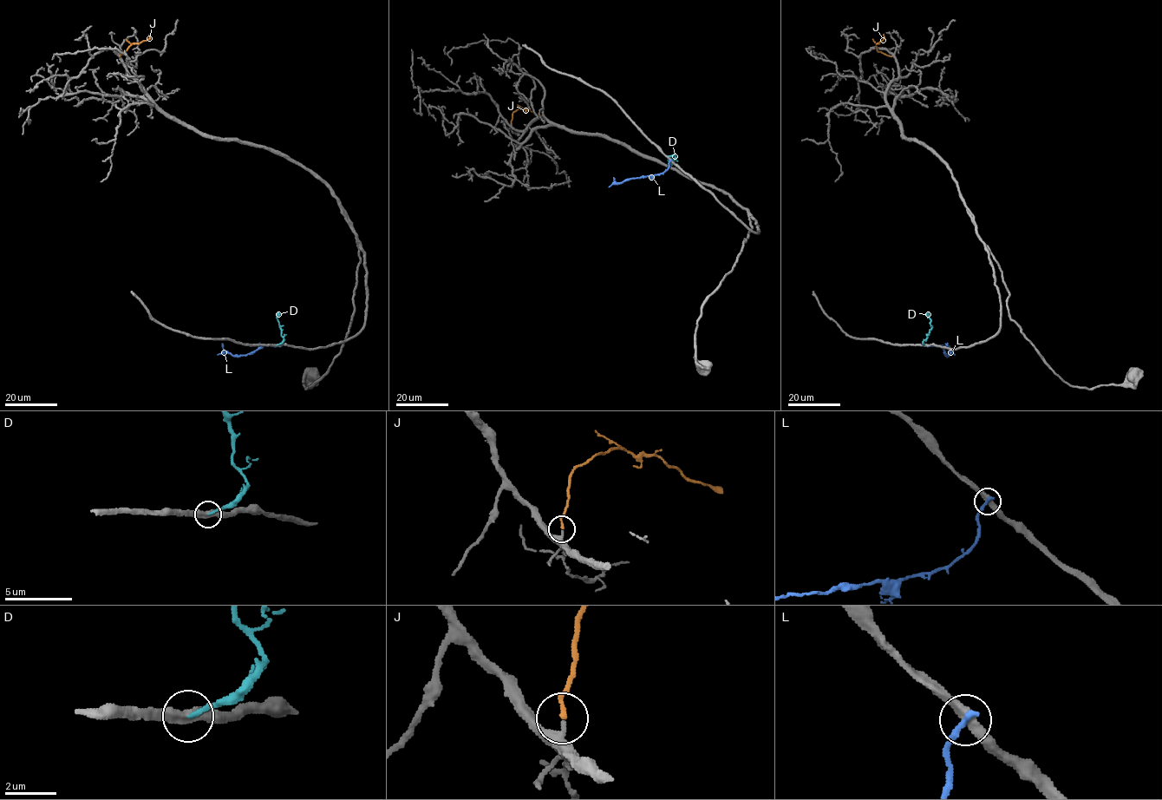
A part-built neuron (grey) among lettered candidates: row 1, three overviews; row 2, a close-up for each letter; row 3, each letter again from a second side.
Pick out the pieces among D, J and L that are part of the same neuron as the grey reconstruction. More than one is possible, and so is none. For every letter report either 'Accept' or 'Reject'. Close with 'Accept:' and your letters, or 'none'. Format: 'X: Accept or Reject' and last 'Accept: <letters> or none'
D: Reject
J: Accept
L: Reject
Accept: J

